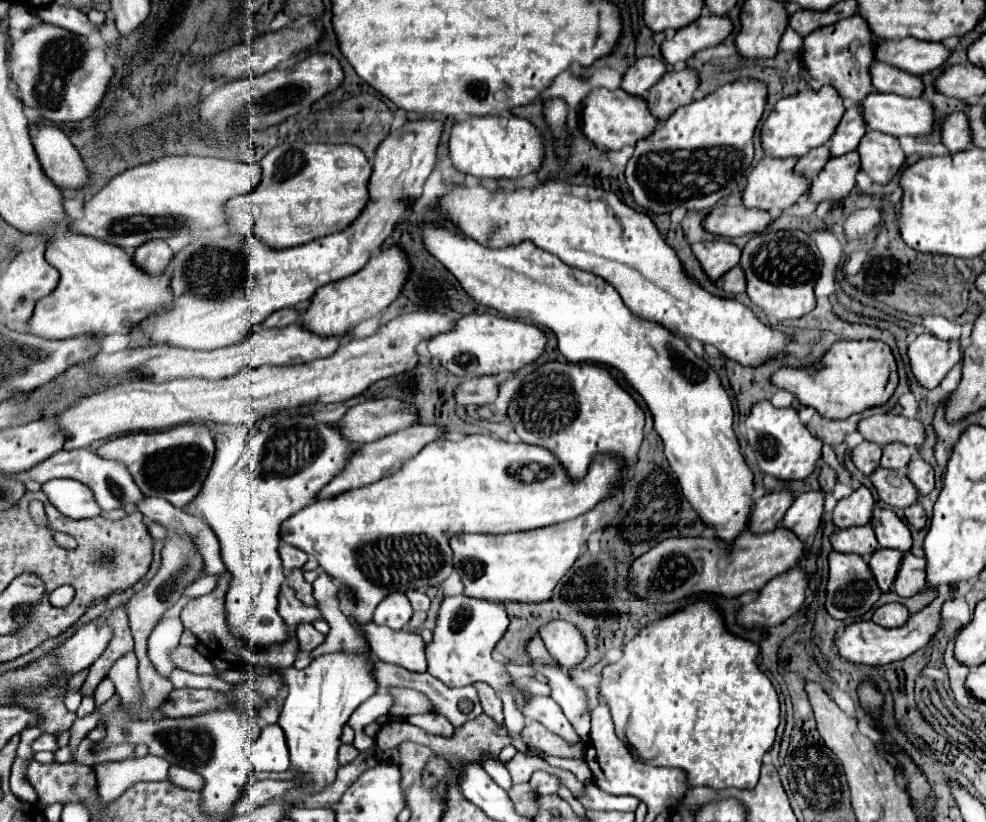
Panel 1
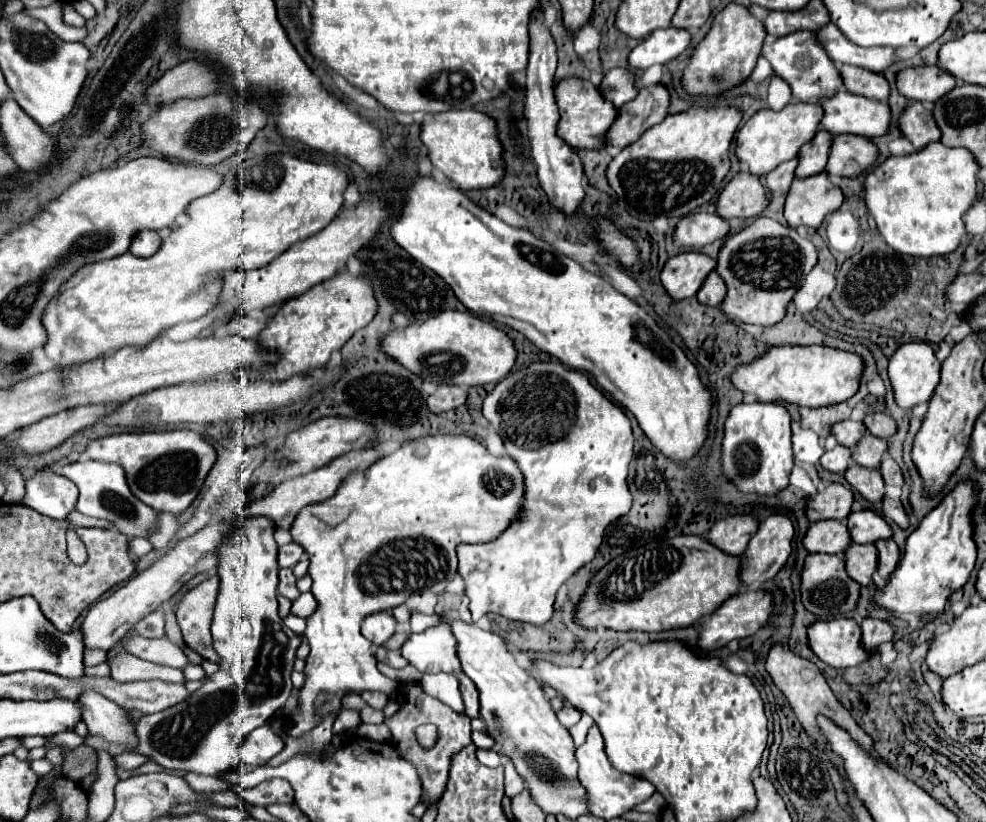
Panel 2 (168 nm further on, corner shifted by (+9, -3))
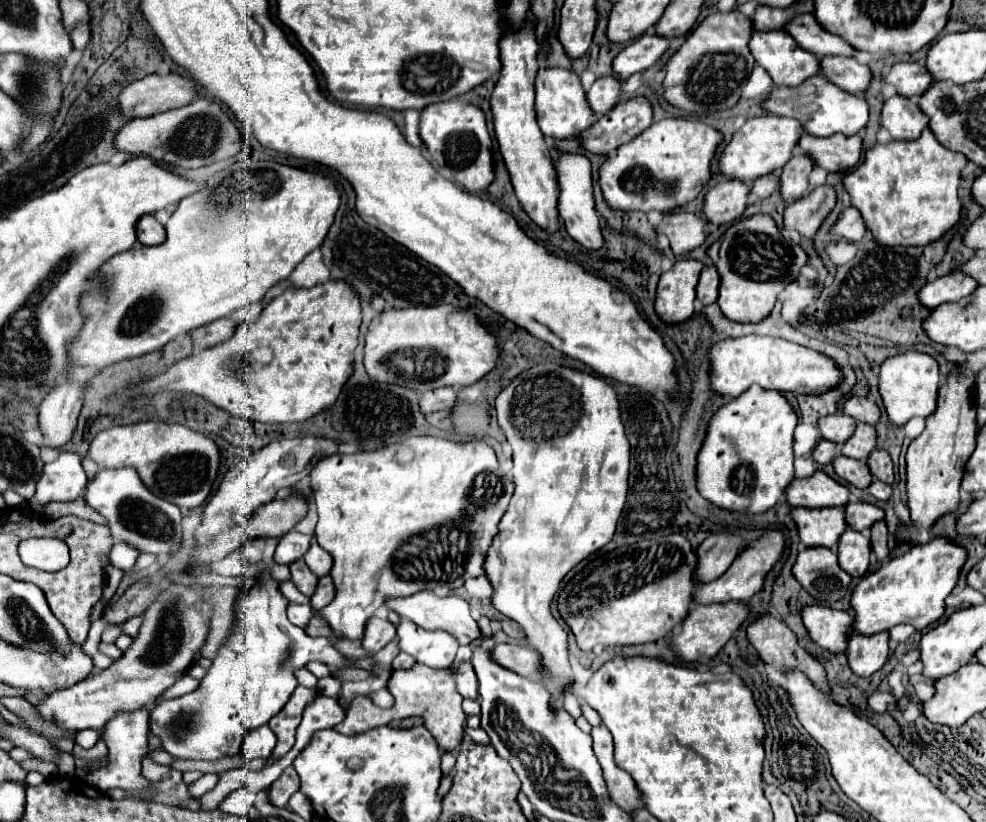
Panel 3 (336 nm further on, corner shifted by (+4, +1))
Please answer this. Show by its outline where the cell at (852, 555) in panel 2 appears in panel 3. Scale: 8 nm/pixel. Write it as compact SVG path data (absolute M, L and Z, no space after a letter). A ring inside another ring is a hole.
M846 530L838 542L838 562L852 578L864 578L870 568L870 542L862 532Z

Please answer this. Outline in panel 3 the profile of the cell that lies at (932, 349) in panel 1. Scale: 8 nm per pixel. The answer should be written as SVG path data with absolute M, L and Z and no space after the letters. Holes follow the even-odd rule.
M906 350L884 360L880 366L880 394L892 424L906 424L912 416L930 416L936 408L940 370L932 354Z

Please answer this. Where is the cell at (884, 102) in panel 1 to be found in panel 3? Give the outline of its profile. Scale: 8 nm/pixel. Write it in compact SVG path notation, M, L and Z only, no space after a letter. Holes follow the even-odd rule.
M816 74L816 76L808 78L808 82L802 82L802 86L796 86L792 90L788 90L786 86L778 88L764 102L764 108L770 114L790 116L790 118L800 120L804 124L804 130L812 136L832 136L838 132L852 136L868 124L868 116L870 116L868 102L862 96L840 90L836 84L828 82L828 78L824 74Z

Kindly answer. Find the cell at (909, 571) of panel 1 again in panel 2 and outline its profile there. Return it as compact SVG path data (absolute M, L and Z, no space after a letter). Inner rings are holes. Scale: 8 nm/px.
M885 538L885 540L879 540L875 542L877 546L877 552L879 552L879 558L877 558L877 572L879 576L885 580L889 578L889 574L895 570L897 562L899 562L899 548L897 544L891 540L891 538Z

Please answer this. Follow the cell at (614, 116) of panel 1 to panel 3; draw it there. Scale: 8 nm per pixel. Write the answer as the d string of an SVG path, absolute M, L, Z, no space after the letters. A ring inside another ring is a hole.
M540 68L536 76L536 120L544 136L564 140L578 138L586 132L598 118L592 112L580 78L572 70L564 68Z

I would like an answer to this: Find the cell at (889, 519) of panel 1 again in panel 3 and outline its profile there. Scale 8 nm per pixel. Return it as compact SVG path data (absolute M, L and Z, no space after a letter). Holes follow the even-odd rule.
M850 502L846 506L846 522L856 532L868 532L872 524L884 520L884 510L868 502Z

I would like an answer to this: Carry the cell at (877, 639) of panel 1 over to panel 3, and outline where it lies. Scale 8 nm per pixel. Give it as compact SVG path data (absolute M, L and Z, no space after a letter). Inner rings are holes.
M808 606L802 610L802 620L810 638L830 654L840 654L848 648L848 638L854 626L854 616L848 612L828 606Z

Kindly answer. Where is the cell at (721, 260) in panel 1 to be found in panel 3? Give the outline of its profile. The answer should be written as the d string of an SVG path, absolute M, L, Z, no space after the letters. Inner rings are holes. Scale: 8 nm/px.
M678 260L670 270L660 276L656 294L656 312L668 322L684 322L694 314L696 284L704 264L700 260Z

